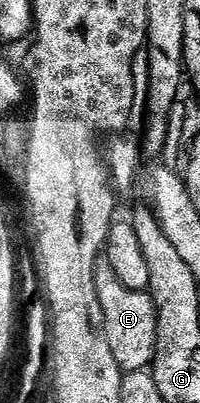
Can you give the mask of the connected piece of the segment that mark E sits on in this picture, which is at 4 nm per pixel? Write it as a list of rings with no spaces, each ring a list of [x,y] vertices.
[[[103,259],[95,262],[95,282],[97,283],[97,299],[101,303],[103,312],[103,330],[107,336],[109,351],[113,351],[113,359],[117,359],[124,373],[147,369],[154,359],[155,336],[157,335],[157,317],[150,293],[133,291],[125,287]]]

